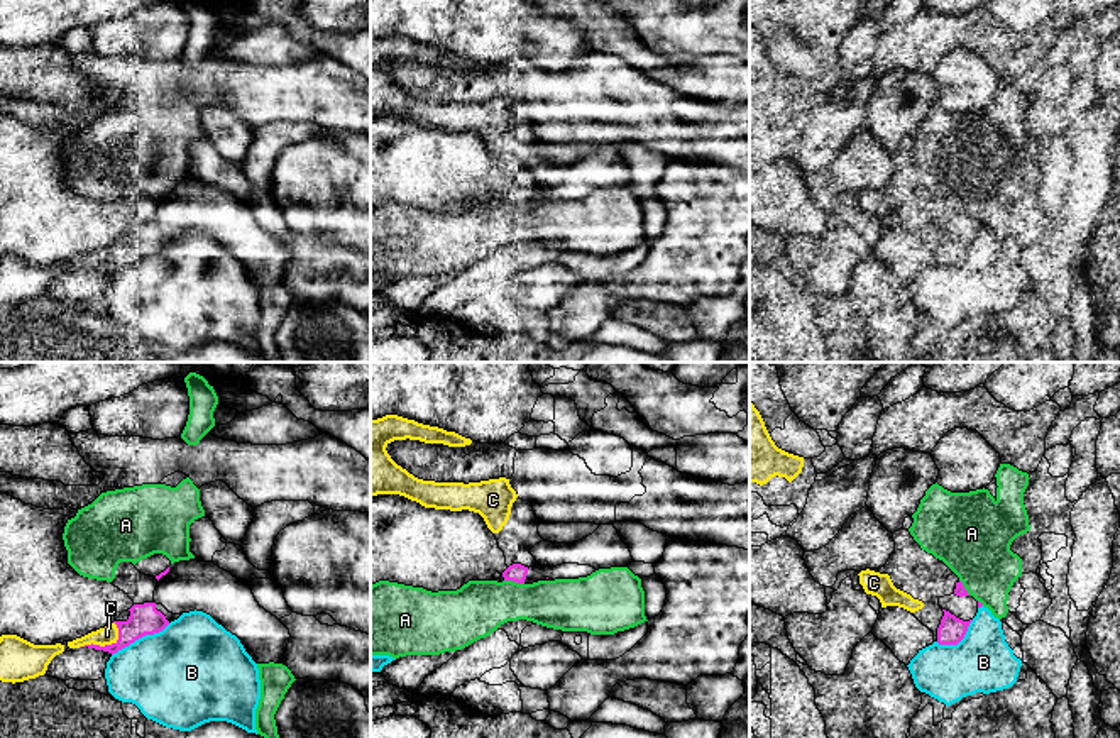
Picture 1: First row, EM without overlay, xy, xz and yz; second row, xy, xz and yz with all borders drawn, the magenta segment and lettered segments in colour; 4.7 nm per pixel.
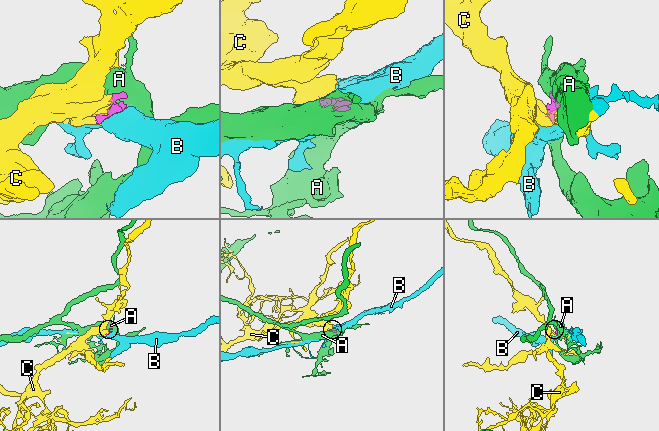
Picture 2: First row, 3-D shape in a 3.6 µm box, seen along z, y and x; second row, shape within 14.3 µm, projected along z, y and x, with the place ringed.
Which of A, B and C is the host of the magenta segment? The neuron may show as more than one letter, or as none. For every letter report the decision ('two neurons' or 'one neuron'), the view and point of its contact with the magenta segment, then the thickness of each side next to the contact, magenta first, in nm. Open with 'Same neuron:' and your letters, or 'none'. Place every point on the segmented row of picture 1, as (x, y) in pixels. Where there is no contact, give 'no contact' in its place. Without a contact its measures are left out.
Same neuron: none
A: two neurons; contact xz (515, 581); calibres 90 and 260 nm
B: two neurons; contact xy (141, 637); calibres 140 and 460 nm
C: two neurons; contact xy (107, 645); calibres 140 and 90 nm

